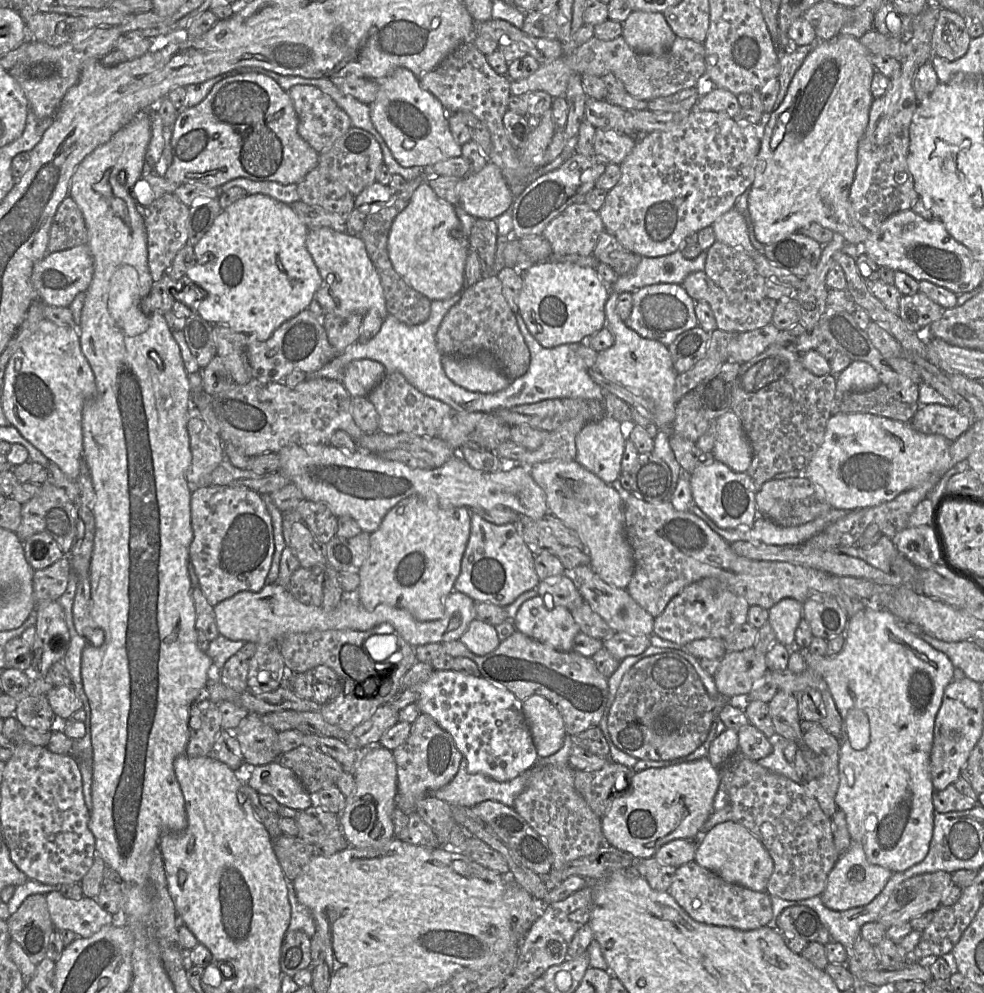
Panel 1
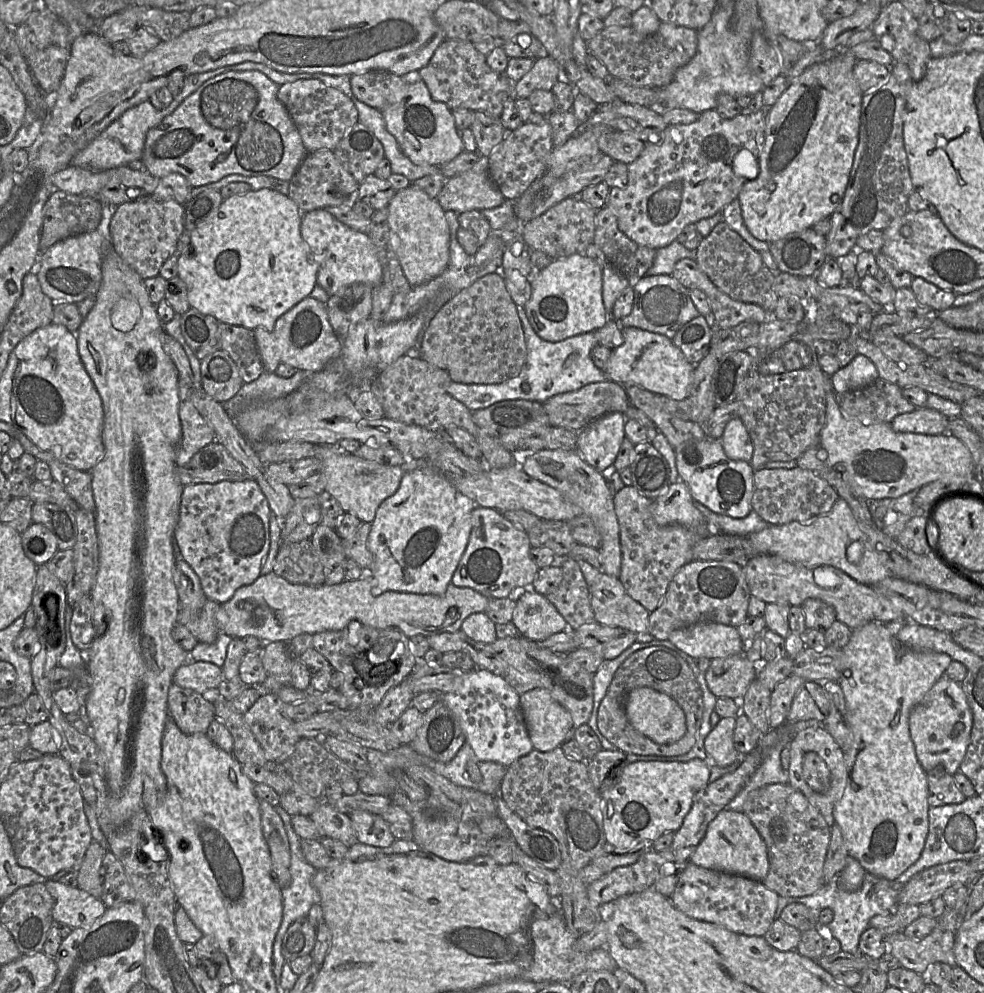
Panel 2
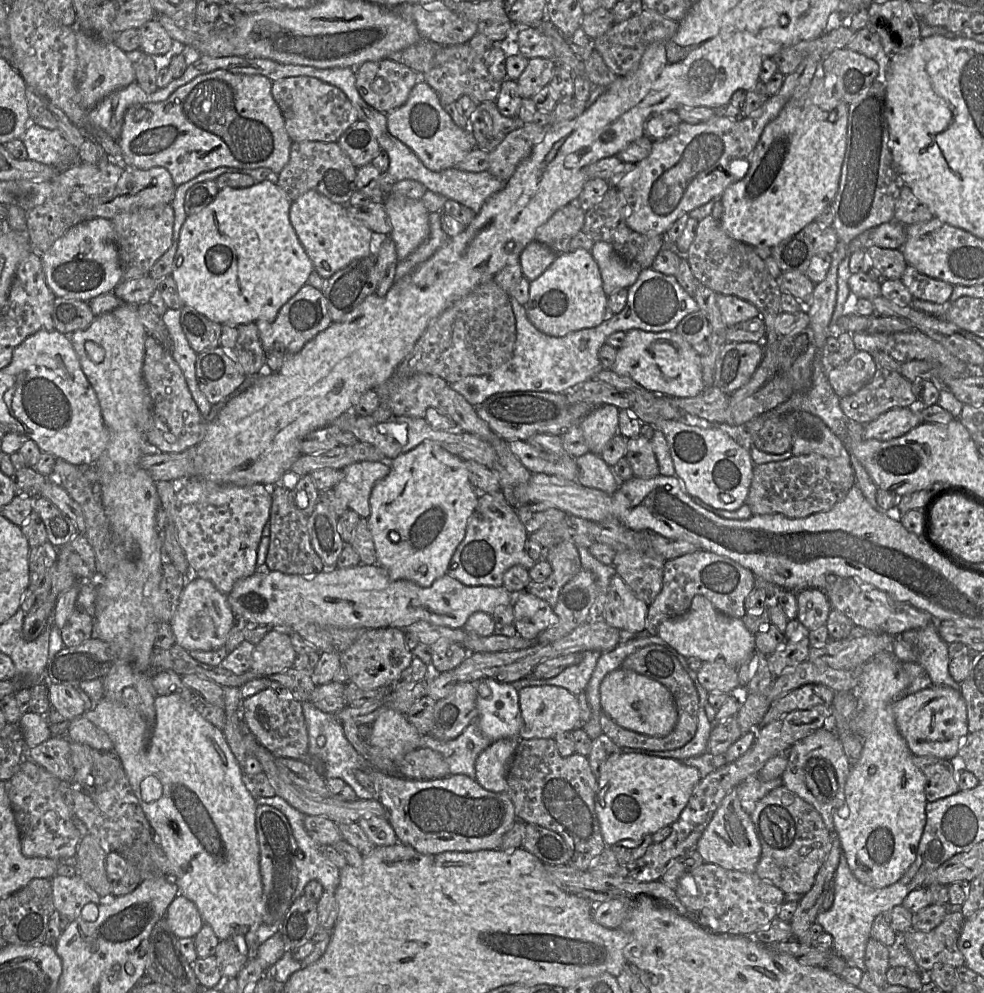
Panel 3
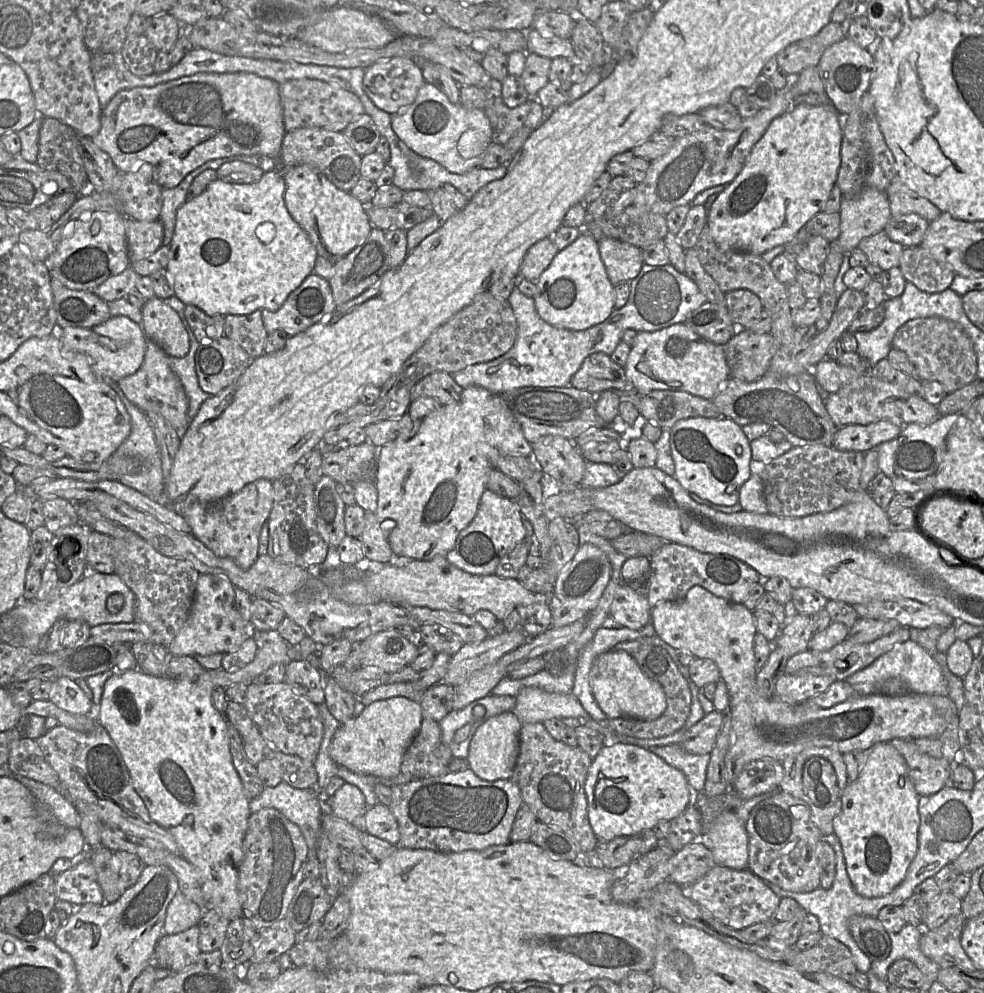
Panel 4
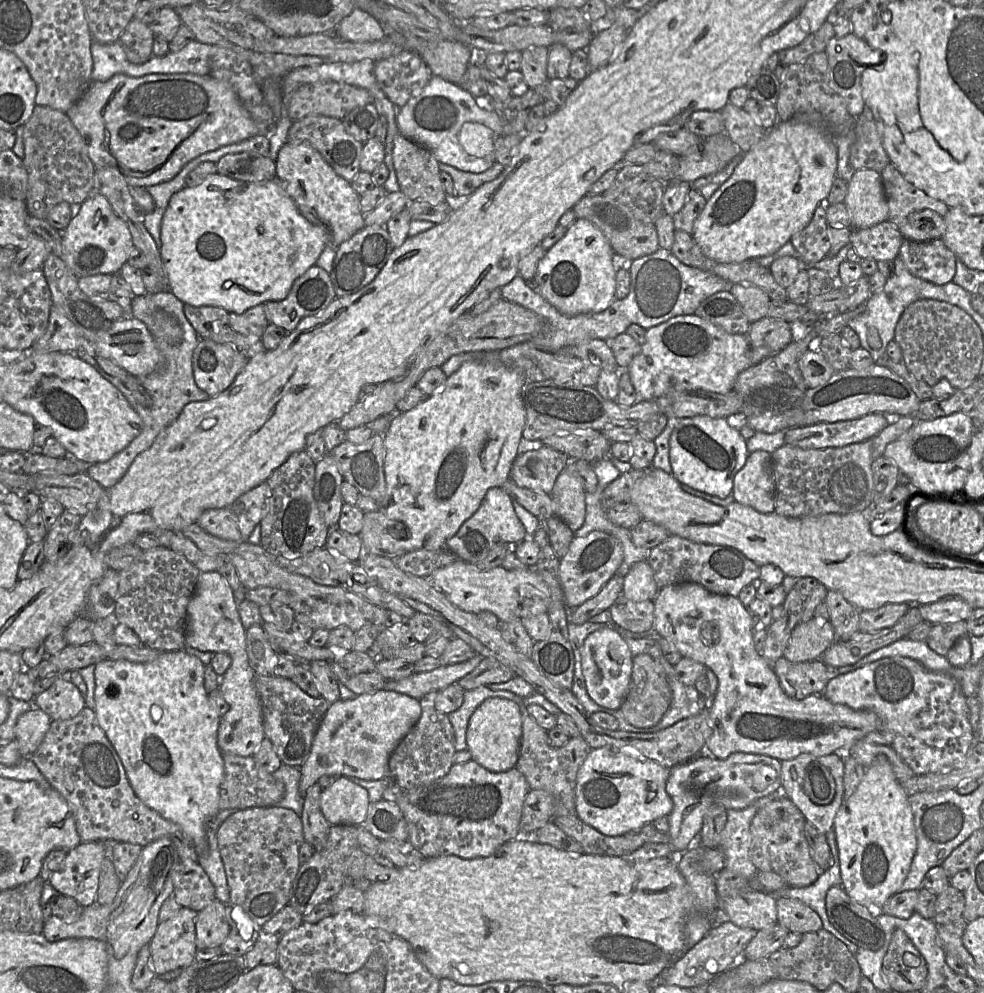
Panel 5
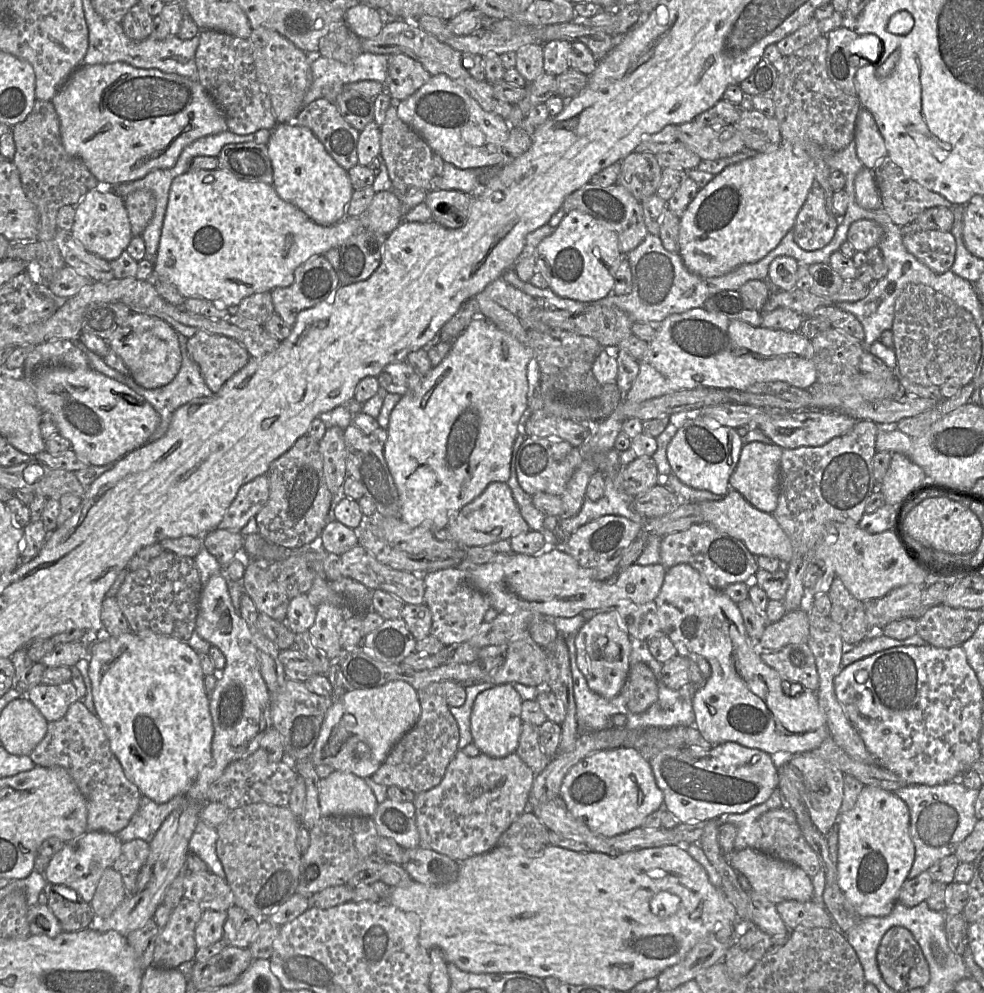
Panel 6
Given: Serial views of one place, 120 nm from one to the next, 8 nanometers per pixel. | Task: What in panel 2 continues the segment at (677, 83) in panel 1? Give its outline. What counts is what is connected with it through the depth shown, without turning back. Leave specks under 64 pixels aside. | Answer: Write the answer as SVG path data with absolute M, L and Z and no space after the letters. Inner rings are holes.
M662 22L652 34L642 34L632 26L607 27L587 41L588 54L597 57L610 75L630 85L663 88L674 78L675 72L696 54L697 31L685 26ZM549 55L534 61L530 71L514 85L515 97L528 98L535 90L550 90L560 80L560 66Z

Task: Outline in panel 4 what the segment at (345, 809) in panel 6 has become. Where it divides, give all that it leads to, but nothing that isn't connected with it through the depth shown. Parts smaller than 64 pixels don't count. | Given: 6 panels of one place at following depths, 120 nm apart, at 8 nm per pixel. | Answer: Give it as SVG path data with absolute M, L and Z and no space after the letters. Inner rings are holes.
M347 782L331 797L323 796L323 802L326 802L326 810L351 824L359 824L368 808L360 789Z

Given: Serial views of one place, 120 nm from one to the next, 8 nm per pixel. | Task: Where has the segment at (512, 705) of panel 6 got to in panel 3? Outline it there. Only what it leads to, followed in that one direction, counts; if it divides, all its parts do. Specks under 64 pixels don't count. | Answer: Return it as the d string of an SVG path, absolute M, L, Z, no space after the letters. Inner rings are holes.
M517 738L492 741L475 762L476 781L485 789L503 792L507 789L507 775L519 744Z

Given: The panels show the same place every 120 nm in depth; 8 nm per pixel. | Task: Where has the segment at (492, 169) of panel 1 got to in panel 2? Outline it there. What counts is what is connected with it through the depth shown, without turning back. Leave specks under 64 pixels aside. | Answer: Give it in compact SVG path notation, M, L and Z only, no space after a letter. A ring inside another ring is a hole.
M484 156L468 171L447 179L437 196L445 211L458 214L496 208L504 200L501 190L489 175L487 157Z

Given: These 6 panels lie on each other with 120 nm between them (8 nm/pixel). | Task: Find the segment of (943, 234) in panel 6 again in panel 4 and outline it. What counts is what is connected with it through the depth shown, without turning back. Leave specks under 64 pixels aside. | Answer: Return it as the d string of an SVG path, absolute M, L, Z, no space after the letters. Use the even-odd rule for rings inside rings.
M904 247L899 269L906 281L927 293L948 289L956 273L937 262L922 247Z

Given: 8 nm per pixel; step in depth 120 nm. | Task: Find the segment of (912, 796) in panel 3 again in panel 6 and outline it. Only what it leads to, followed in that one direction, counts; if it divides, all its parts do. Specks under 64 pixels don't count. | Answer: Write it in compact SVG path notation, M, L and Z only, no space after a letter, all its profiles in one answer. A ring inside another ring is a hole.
M864 786L855 806L839 814L838 823L838 884L861 918L884 917L891 913L903 883L913 865L915 847L910 835L910 812L907 804L893 792Z

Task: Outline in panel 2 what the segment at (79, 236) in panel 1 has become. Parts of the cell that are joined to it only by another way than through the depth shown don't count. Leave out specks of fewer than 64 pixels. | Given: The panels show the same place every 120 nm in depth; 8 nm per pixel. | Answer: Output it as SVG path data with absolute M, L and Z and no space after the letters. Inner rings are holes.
M54 189L43 209L40 252L65 238L96 230L102 208L96 197Z

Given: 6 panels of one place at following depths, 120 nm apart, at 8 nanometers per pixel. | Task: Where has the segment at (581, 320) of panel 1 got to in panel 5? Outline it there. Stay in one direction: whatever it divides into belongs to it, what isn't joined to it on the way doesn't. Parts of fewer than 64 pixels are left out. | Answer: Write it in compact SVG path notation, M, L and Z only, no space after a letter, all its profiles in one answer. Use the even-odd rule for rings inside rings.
M585 218L577 220L567 228L564 237L547 250L538 264L535 278L541 286L542 296L558 311L575 316L583 313L597 313L607 309L616 298L616 270L613 264L613 250L606 236Z

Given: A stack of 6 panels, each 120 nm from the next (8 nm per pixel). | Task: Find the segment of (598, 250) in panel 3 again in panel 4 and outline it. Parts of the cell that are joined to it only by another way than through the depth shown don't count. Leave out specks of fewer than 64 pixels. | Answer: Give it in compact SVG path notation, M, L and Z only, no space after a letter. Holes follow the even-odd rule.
M609 237L598 242L601 259L614 286L638 276L644 265L640 248Z

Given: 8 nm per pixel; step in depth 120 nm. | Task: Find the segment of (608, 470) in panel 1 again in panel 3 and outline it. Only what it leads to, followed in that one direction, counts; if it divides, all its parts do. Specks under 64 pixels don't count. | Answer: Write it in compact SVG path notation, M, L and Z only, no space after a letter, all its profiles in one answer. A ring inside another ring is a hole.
M605 404L581 421L580 425L590 452L600 456L607 442L619 433L619 411L617 406Z

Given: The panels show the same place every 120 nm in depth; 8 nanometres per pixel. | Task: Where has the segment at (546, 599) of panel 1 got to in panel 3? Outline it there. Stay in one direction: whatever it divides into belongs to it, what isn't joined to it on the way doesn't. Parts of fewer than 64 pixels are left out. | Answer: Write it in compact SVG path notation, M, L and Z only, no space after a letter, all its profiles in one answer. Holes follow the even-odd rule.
M523 591L514 598L514 626L525 639L536 639L547 628L558 622L558 616L545 600Z

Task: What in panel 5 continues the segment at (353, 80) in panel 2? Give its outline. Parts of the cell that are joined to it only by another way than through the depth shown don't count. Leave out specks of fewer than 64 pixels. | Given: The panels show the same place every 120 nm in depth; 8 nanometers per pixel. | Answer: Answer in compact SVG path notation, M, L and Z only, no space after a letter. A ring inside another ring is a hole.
M409 50L376 61L374 74L385 96L400 108L419 95L433 76L420 55Z

